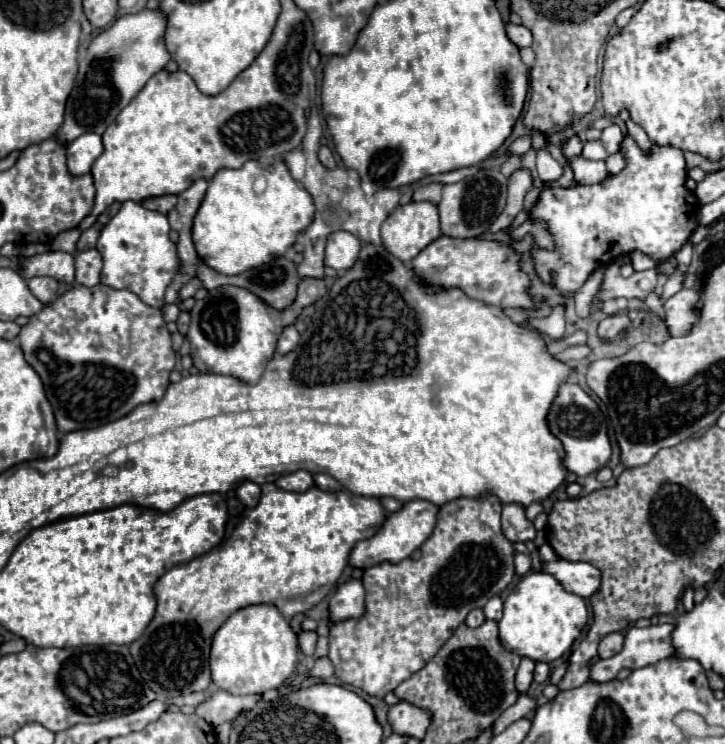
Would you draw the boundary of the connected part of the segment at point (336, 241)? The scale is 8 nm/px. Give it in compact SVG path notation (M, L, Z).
M343 231L331 233L325 249L325 265L337 271L351 269L359 257L361 245L363 243L351 233L343 233Z

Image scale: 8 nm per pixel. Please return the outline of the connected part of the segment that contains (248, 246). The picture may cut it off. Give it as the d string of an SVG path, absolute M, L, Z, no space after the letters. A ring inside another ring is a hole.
M247 161L239 169L219 169L195 215L195 249L211 269L223 275L239 275L281 257L295 243L297 233L311 225L313 215L313 197L291 177L285 161L267 165Z

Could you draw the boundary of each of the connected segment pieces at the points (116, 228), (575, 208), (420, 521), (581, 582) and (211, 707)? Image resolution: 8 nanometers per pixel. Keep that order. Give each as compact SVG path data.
M125 201L119 213L105 225L97 249L103 257L101 283L113 289L127 289L143 303L161 309L165 289L181 269L177 245L169 239L169 221L159 211L149 211L135 201Z
M625 135L621 141L621 153L625 157L625 167L621 173L609 175L607 179L595 185L571 185L567 189L541 191L537 203L531 209L531 219L543 219L547 223L549 233L555 239L553 251L541 251L537 249L537 245L531 247L535 271L545 285L551 283L565 297L573 297L595 269L609 265L611 261L623 255L629 255L633 251L647 253L649 257L657 261L671 259L689 241L693 231L699 227L701 203L695 197L695 193L685 187L687 165L685 165L685 157L681 149L673 145L653 143L651 151L645 153L631 135Z
M409 501L405 503L405 507L399 513L391 513L385 521L385 525L379 529L377 535L373 535L371 539L359 541L355 545L355 549L349 555L349 565L355 569L369 569L381 563L399 563L403 559L407 559L415 549L421 547L421 543L433 533L435 527L435 517L437 517L437 507L431 505L429 501Z
M549 543L541 545L539 553L541 553L543 571L553 575L565 591L575 593L579 597L591 597L591 593L599 589L599 581L601 581L599 569L593 567L591 563L567 561L561 557L555 559L555 551L551 549Z
M217 691L213 695L209 695L203 703L199 703L195 707L195 713L205 719L209 725L217 727L225 721L233 721L239 713L253 709L257 705L259 697L257 695L245 695L245 697L237 697L231 695L227 691Z

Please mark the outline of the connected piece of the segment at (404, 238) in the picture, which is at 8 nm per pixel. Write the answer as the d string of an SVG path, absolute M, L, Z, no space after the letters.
M427 201L397 207L381 225L385 249L403 263L409 263L439 237L439 213L437 207Z

